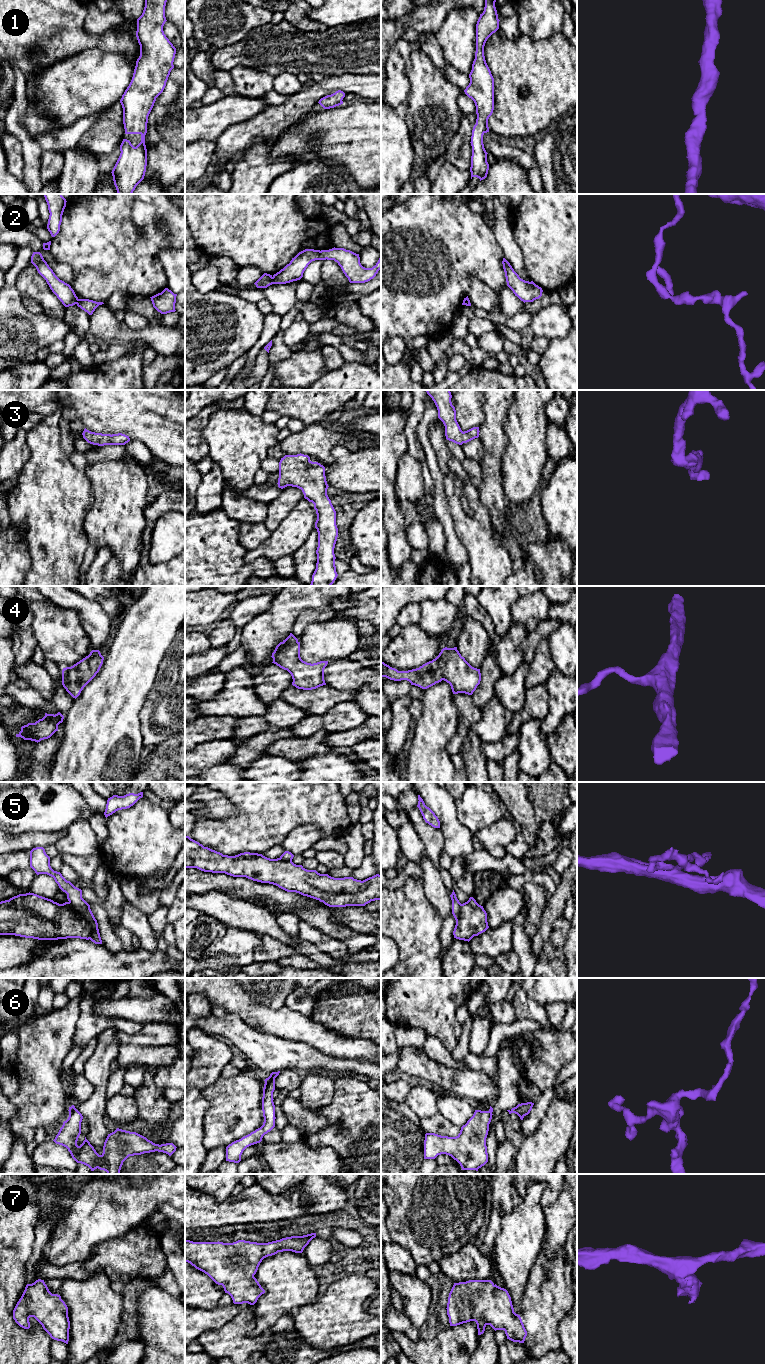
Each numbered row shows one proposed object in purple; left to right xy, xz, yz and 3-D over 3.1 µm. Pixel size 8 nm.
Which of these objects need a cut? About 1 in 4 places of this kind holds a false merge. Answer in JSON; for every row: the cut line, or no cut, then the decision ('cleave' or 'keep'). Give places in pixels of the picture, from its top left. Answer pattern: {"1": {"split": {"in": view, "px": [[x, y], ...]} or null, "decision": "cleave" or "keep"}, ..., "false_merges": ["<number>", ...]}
{"1": {"split": null, "decision": "keep"}, "2": {"split": {"in": "xz", "px": [[272, 277], [273, 283]]}, "decision": "cleave"}, "3": {"split": null, "decision": "keep"}, "4": {"split": null, "decision": "keep"}, "5": {"split": {"in": "xy", "px": [[69, 901], [91, 927], [92, 933], [90, 938]]}, "decision": "cleave"}, "6": {"split": null, "decision": "keep"}, "7": {"split": null, "decision": "keep"}, "false_merges": ["2", "5"]}

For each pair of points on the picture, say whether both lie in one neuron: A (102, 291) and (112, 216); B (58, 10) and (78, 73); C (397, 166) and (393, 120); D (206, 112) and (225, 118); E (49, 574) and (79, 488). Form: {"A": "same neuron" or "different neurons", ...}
{"A": "same neuron", "B": "different neurons", "C": "same neuron", "D": "same neuron", "E": "same neuron"}

